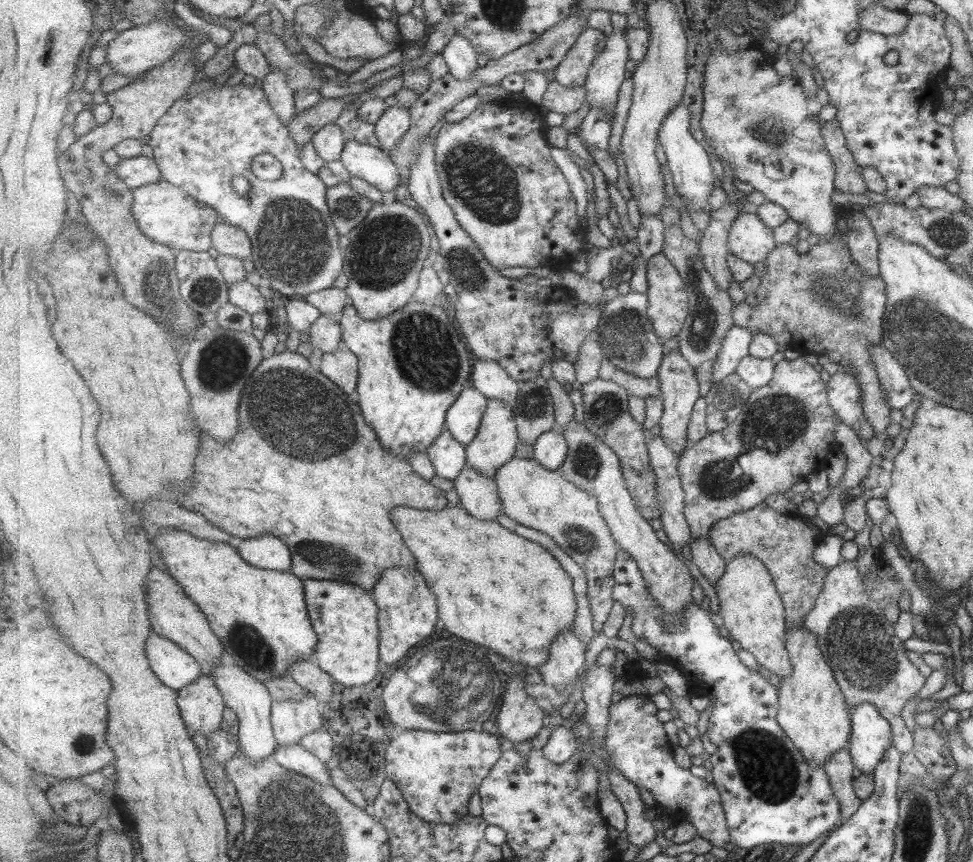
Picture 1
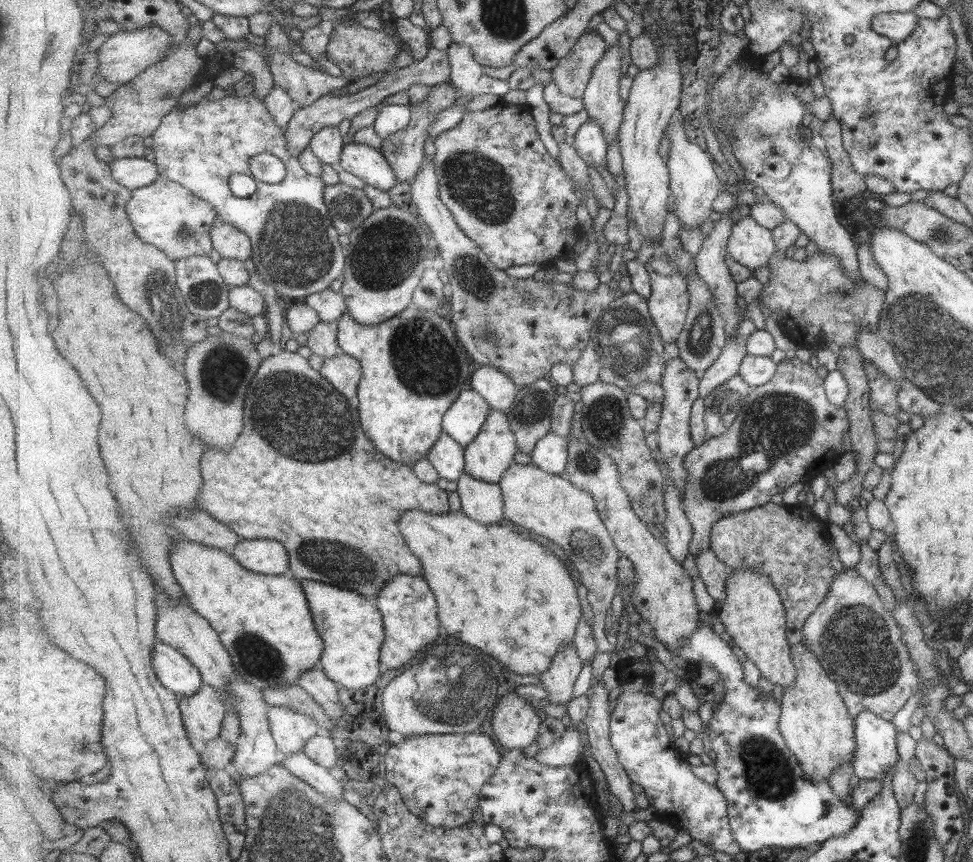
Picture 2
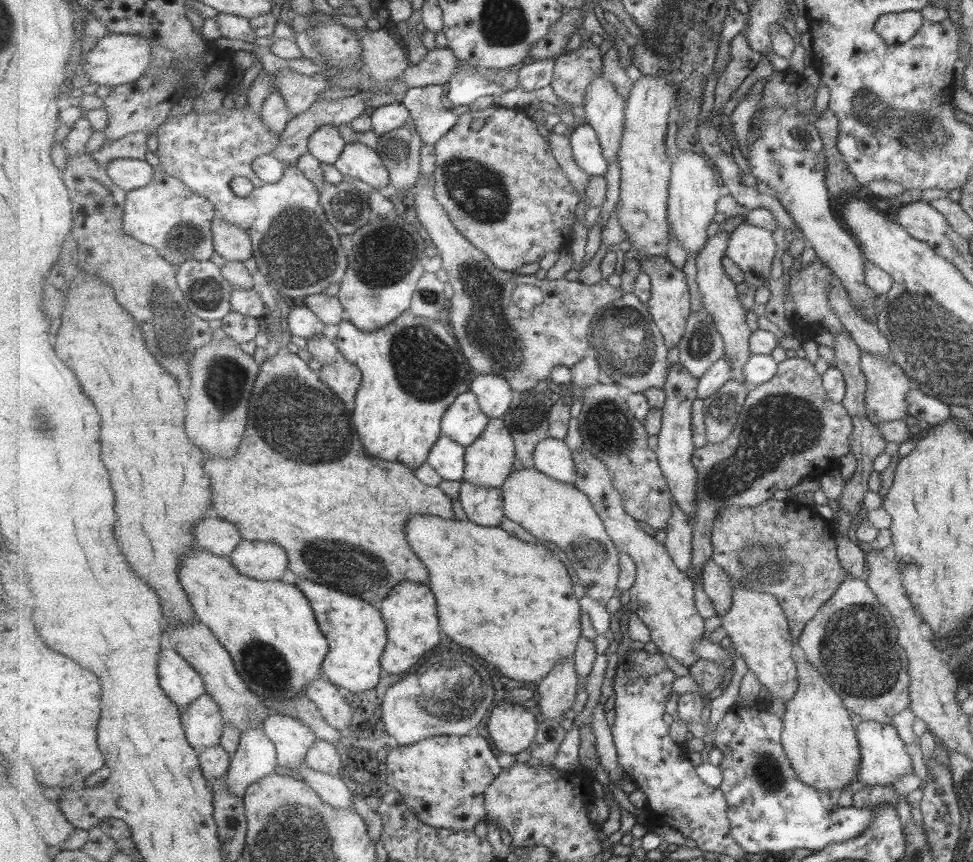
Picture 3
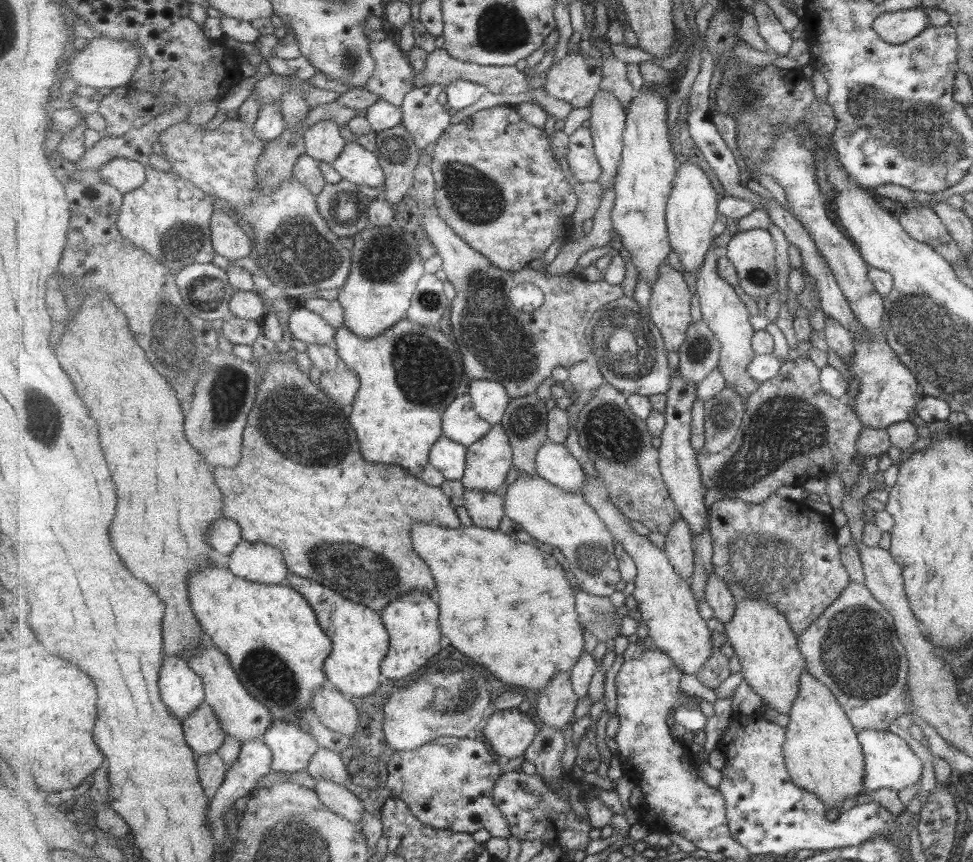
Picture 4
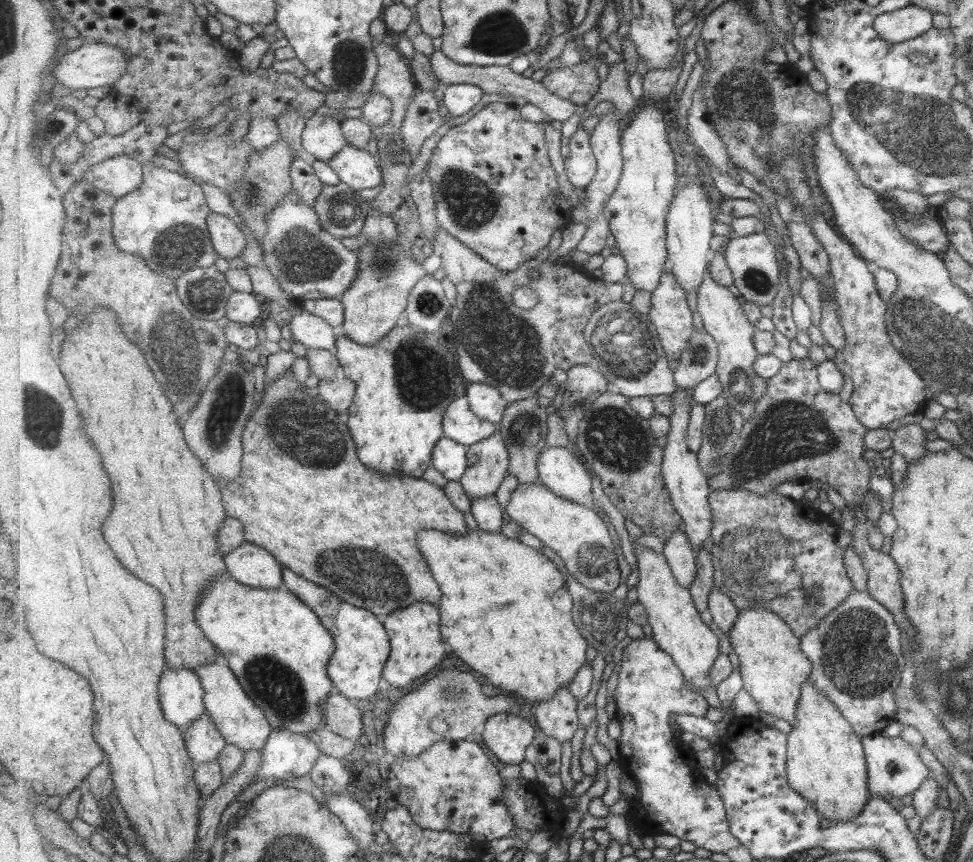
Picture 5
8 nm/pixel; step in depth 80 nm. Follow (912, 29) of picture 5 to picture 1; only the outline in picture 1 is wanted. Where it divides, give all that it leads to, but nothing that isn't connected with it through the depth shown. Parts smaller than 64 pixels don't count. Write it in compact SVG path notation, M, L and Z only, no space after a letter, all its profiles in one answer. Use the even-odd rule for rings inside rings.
M870 4L858 16L860 29L880 35L897 36L909 21L906 12L887 10L880 4Z

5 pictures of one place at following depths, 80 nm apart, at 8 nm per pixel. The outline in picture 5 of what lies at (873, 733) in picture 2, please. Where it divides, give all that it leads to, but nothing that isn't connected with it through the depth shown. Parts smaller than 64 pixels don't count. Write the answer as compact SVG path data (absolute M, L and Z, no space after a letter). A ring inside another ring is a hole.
M880 734L862 736L863 750L866 751L867 774L869 787L873 796L892 796L903 798L906 794L913 794L928 777L927 768L919 759L914 747L898 737L882 737Z

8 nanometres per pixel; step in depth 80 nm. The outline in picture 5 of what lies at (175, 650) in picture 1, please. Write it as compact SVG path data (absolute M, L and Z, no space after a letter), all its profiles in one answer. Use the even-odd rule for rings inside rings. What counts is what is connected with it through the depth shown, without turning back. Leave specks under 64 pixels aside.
M167 667L160 682L160 698L167 721L182 732L206 714L206 690L193 670Z

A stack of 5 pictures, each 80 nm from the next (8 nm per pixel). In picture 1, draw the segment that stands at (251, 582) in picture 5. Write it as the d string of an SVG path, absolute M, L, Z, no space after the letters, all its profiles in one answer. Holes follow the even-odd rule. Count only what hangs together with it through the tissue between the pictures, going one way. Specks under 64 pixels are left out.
M263 534L236 542L236 549L247 562L263 570L292 572L294 557L287 543L275 534Z

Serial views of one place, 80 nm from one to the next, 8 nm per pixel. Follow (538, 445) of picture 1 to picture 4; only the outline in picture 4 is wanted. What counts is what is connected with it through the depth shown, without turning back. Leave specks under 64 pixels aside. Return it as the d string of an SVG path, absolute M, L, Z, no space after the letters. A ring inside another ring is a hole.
M548 441L538 452L538 474L565 492L582 494L588 481L579 460L557 442Z

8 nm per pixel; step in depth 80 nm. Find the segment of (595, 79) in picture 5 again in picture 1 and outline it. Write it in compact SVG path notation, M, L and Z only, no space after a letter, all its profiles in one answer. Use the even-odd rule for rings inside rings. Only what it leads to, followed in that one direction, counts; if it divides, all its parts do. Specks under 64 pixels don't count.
M587 27L566 59L554 70L556 80L567 88L585 87L594 60L605 50L607 41L603 32Z

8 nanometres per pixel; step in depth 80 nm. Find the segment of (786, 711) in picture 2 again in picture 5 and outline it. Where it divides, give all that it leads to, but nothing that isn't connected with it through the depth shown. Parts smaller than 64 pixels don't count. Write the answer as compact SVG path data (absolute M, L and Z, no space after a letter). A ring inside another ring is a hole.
M808 680L802 688L797 714L797 725L788 734L788 777L790 785L799 794L810 799L814 807L831 824L846 822L857 816L866 805L868 774L865 772L866 756L863 756L859 736L843 719L838 707Z

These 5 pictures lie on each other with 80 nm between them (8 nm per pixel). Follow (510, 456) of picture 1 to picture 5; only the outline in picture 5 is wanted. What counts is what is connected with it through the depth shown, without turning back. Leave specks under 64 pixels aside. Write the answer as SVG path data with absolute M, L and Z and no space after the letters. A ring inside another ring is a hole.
M498 430L491 438L486 438L468 447L469 468L460 480L465 492L473 498L487 498L497 492L501 482L505 480L510 468L510 451L507 450L506 439Z

